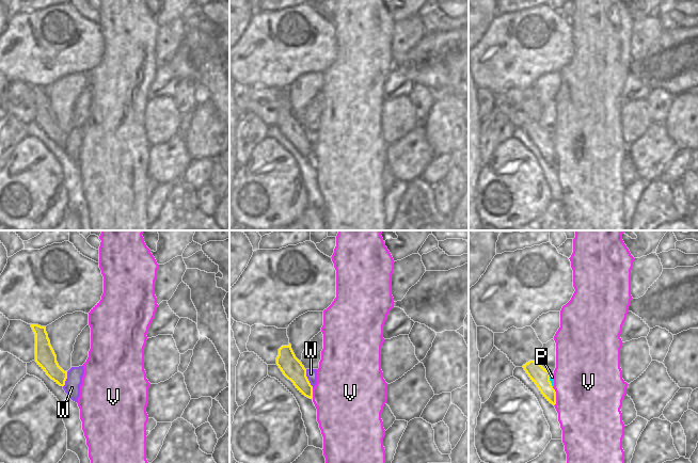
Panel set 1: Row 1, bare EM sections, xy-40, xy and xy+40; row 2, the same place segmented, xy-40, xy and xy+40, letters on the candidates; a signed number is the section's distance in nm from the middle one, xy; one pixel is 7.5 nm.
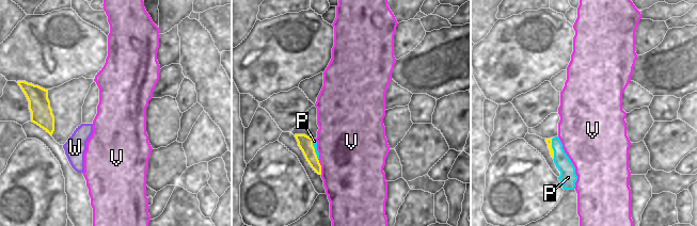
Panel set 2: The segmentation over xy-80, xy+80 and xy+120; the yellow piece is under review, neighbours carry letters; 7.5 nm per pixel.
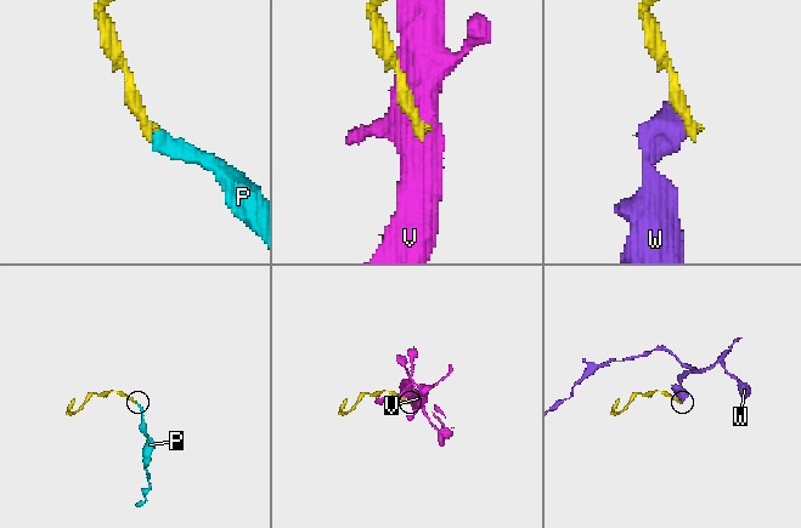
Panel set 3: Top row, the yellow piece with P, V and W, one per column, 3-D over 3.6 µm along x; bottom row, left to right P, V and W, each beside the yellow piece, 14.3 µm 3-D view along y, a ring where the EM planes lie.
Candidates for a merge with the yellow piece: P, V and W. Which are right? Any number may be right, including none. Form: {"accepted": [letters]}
{"accepted": ["P"]}

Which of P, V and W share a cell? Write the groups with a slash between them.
P / V / W

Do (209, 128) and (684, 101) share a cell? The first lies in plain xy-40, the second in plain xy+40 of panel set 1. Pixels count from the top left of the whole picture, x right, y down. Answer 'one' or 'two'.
one

